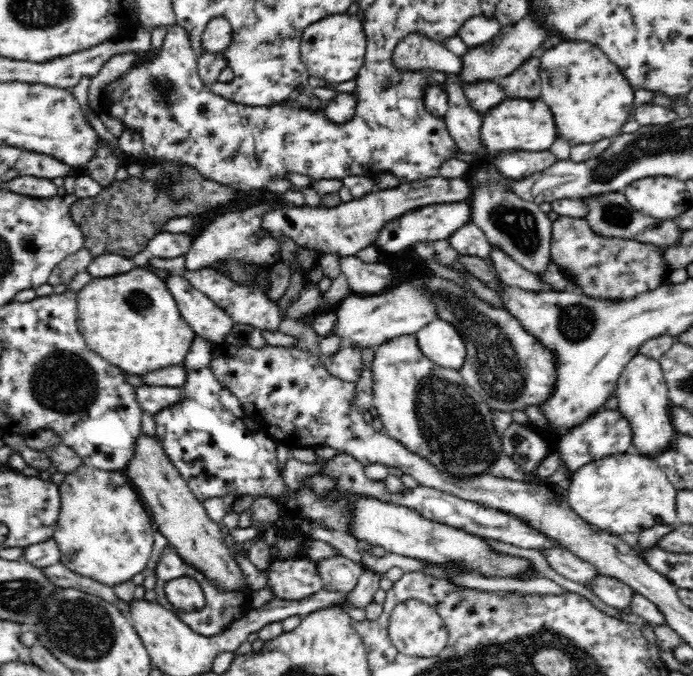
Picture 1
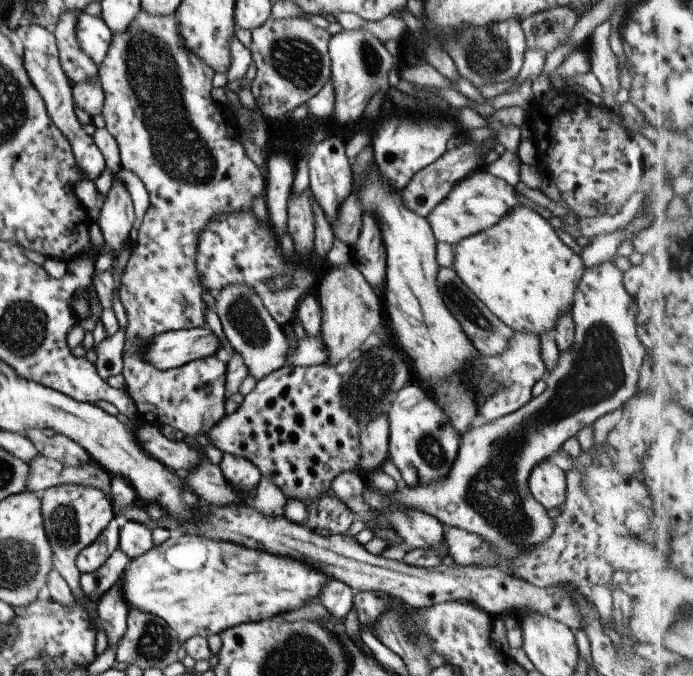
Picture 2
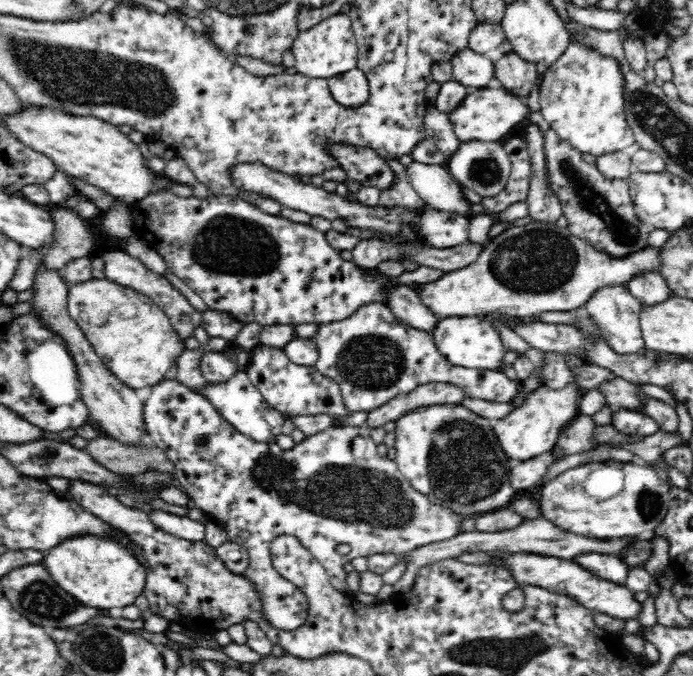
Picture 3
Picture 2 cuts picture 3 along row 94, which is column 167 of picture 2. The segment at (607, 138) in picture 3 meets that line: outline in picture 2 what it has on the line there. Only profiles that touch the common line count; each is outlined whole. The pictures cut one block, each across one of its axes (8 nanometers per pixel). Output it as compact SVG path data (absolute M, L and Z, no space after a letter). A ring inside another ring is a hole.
M201 535L170 536L161 544L129 560L118 582L120 596L131 609L156 615L164 620L177 635L179 644L194 636L207 637L243 622L271 618L293 608L305 606L309 600L317 600L323 583L329 579L306 563L289 557L271 556L257 550L245 550L227 541L216 541Z

